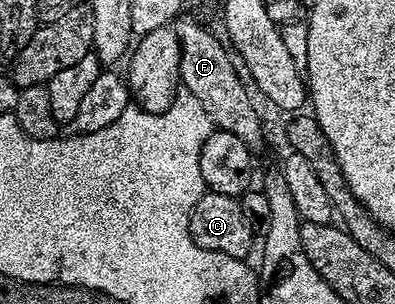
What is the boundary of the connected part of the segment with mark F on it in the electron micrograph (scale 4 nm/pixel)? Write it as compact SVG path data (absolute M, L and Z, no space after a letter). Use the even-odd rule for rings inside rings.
M213 30L202 35L200 43L190 43L181 49L179 82L183 90L189 91L203 106L211 124L217 129L233 133L249 147L256 147L262 139L262 123L252 99L242 83L243 76L237 64L232 63L225 47Z

